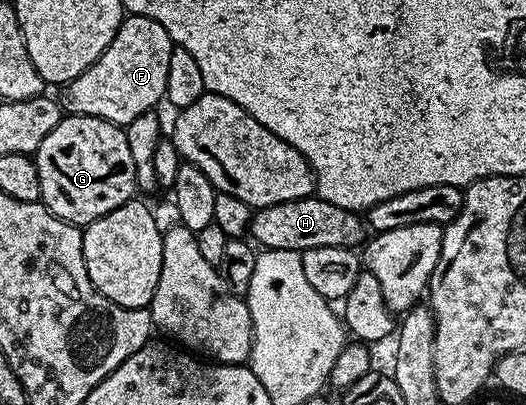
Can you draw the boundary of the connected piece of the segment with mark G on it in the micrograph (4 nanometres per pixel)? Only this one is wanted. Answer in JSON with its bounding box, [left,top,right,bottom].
[33,115,138,225]

